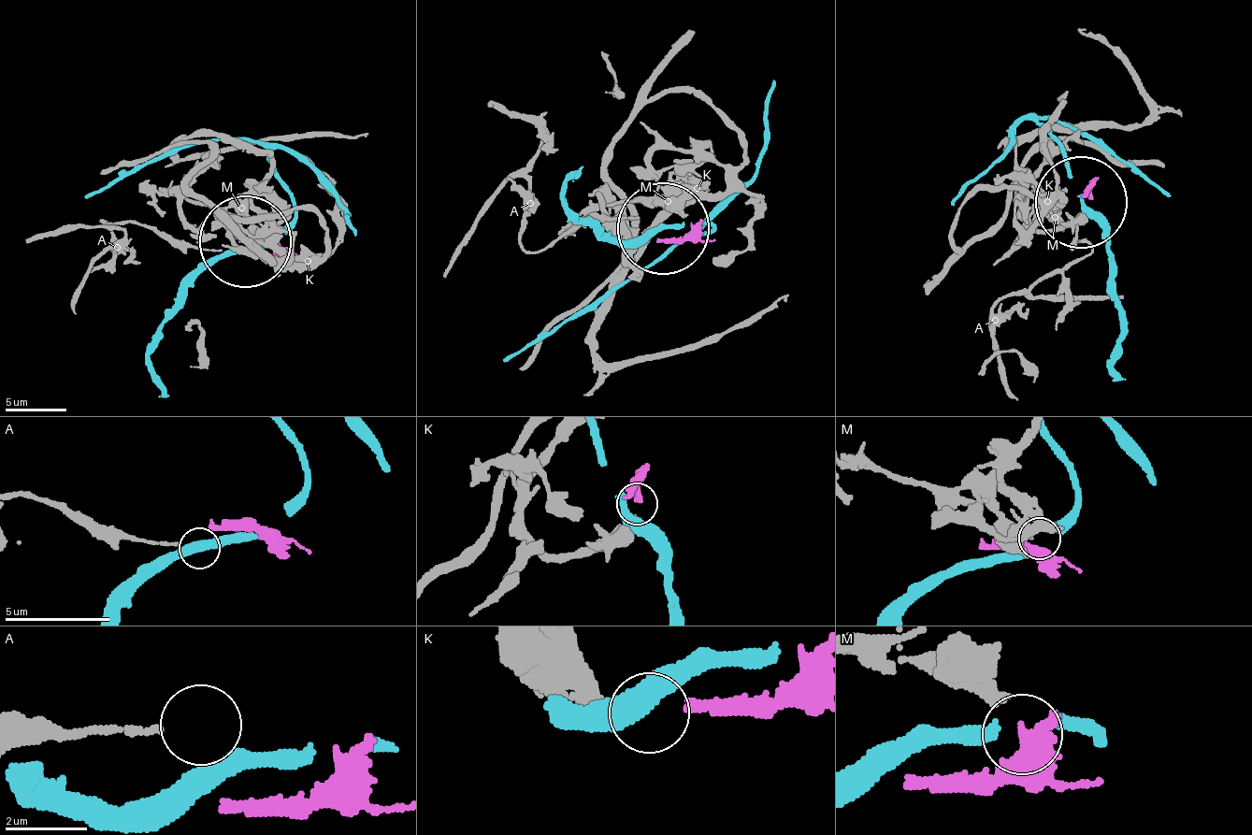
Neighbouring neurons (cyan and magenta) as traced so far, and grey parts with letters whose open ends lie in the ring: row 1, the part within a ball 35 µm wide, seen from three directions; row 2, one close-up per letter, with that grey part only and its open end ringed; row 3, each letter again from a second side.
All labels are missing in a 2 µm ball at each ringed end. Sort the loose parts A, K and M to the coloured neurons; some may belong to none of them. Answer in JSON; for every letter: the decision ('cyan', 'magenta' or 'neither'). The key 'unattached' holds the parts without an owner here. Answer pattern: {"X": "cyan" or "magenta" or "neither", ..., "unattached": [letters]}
{"A": "neither", "K": "neither", "M": "neither", "unattached": ["A", "K", "M"]}

